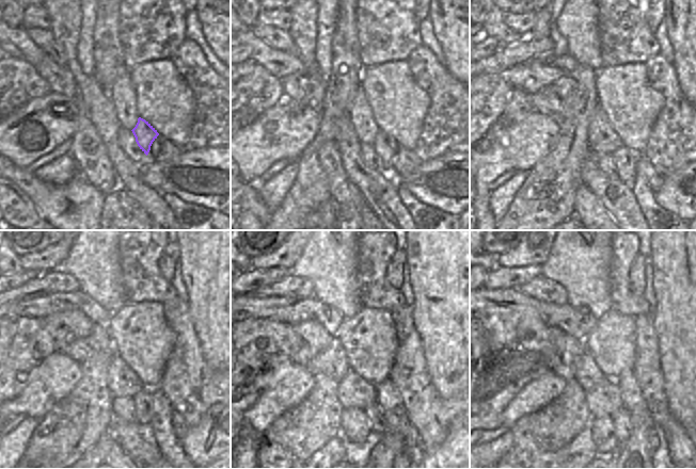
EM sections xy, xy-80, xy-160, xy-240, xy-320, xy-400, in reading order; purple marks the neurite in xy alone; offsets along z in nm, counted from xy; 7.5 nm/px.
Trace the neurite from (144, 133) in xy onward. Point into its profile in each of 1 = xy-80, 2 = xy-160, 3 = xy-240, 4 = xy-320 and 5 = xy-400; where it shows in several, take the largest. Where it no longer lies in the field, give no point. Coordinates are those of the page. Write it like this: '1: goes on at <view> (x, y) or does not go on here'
1: goes on at xy-80 (385, 146)
2: goes on at xy-160 (625, 159)
3: goes on at xy-240 (143, 401)
4: goes on at xy-320 (378, 417)
5: goes on at xy-400 (621, 420)

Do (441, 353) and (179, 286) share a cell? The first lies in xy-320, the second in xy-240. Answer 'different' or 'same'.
different

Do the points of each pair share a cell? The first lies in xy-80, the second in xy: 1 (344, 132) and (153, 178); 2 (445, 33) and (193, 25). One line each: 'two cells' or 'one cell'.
1: two cells
2: two cells

